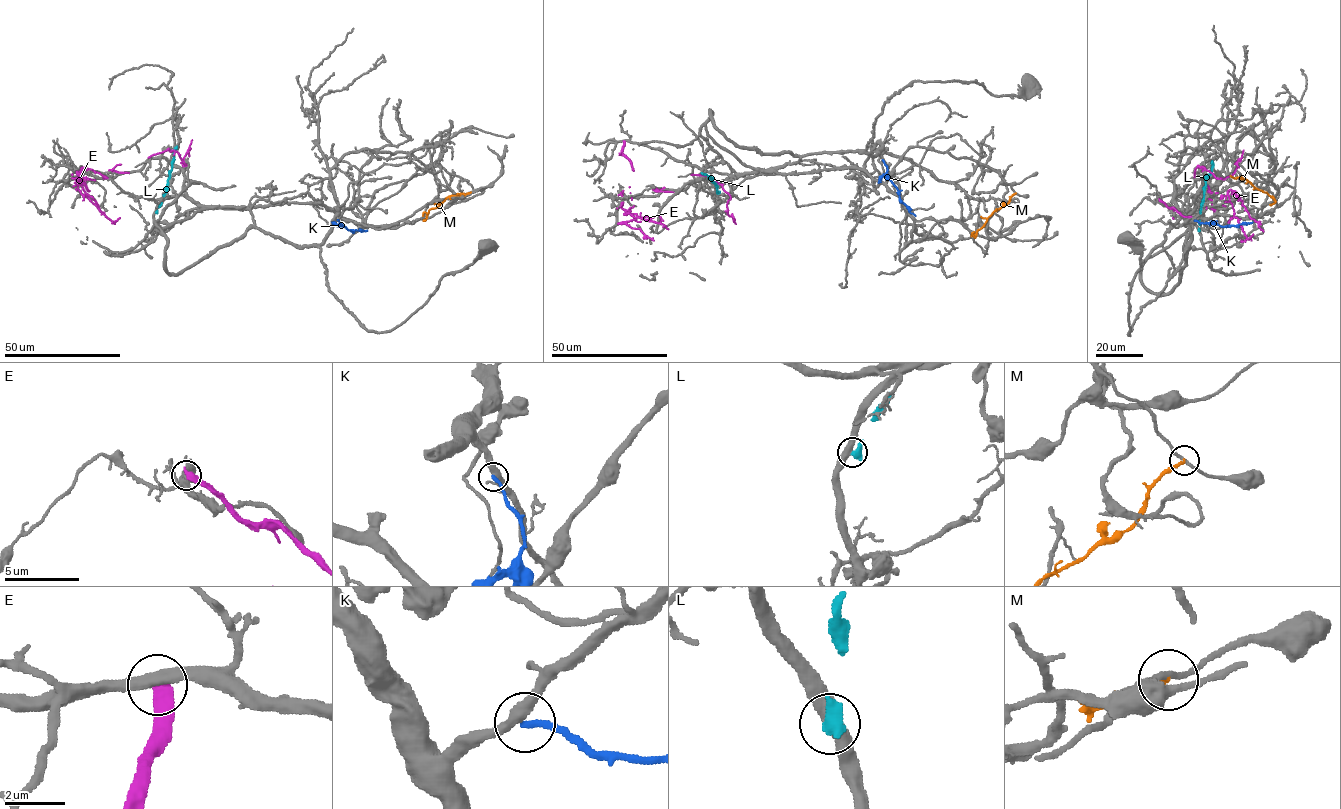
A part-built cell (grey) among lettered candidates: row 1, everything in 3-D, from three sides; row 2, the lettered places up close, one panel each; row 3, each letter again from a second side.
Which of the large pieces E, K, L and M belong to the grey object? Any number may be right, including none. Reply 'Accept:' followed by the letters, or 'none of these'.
Accept: none of these

